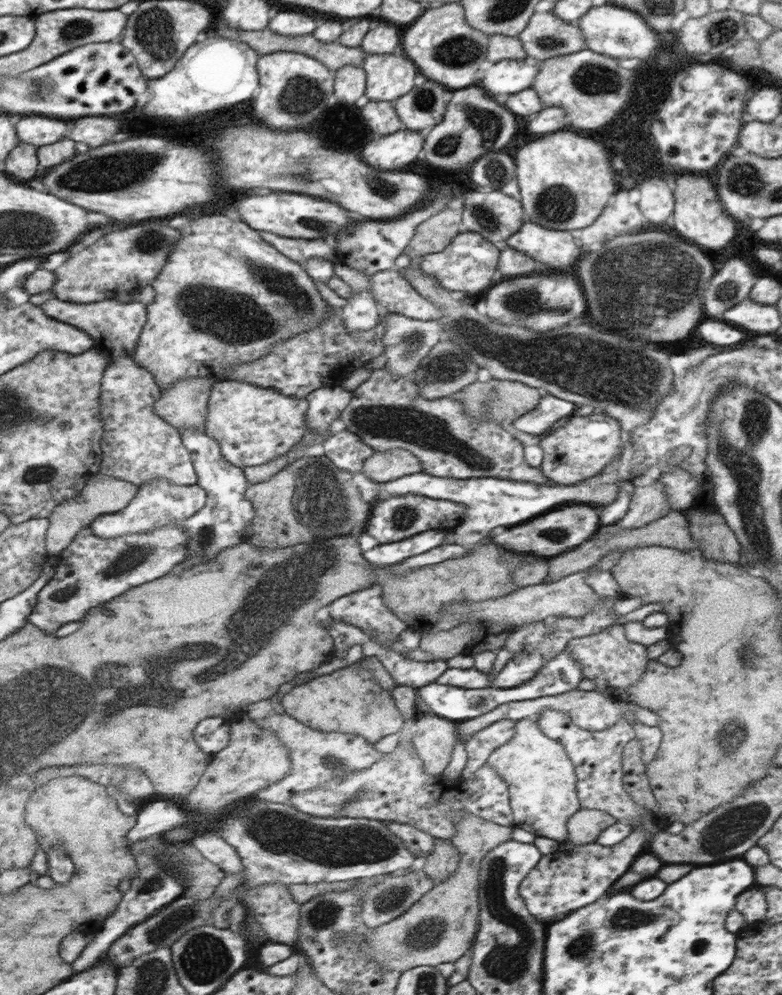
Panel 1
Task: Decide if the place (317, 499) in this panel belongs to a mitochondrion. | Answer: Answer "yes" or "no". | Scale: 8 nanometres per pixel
yes

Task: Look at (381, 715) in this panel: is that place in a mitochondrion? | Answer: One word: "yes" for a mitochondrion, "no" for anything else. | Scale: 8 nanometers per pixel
no

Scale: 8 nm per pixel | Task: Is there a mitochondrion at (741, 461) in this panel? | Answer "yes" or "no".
yes

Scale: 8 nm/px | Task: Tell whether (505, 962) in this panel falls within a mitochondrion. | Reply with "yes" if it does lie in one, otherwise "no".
yes

